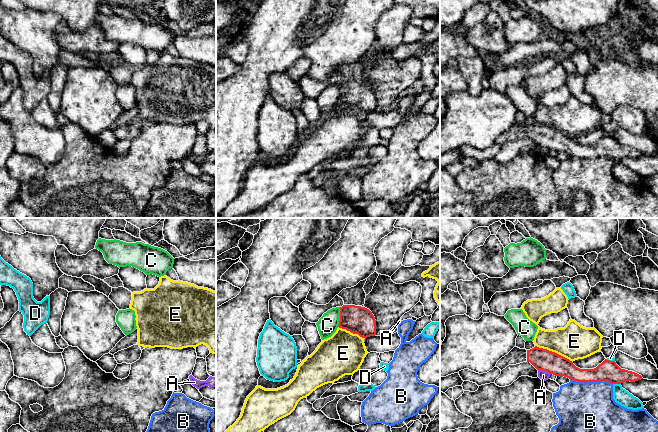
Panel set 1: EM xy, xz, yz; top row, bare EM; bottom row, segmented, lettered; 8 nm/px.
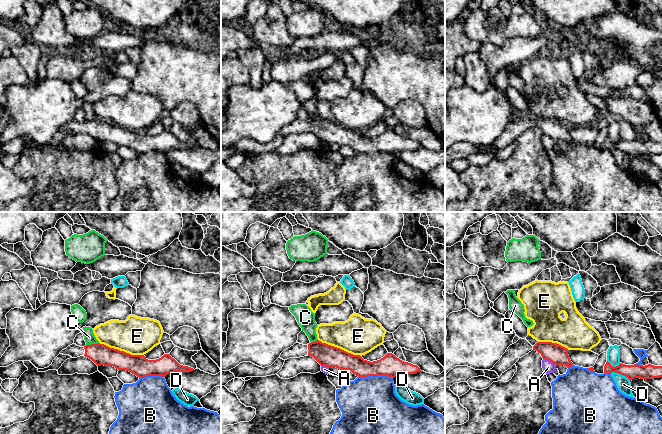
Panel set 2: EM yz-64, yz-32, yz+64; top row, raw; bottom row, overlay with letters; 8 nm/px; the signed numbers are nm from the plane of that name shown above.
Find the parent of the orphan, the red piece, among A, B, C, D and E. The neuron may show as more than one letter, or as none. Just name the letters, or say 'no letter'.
no letter

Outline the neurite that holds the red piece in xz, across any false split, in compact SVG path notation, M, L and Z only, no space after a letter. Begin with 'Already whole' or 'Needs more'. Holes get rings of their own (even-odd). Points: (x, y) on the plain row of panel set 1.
Needs more. M367 55L356 62L343 65L338 72L344 77L340 83L339 104L346 105L362 114L376 111L376 96L372 88L365 84L366 69L363 65Z

